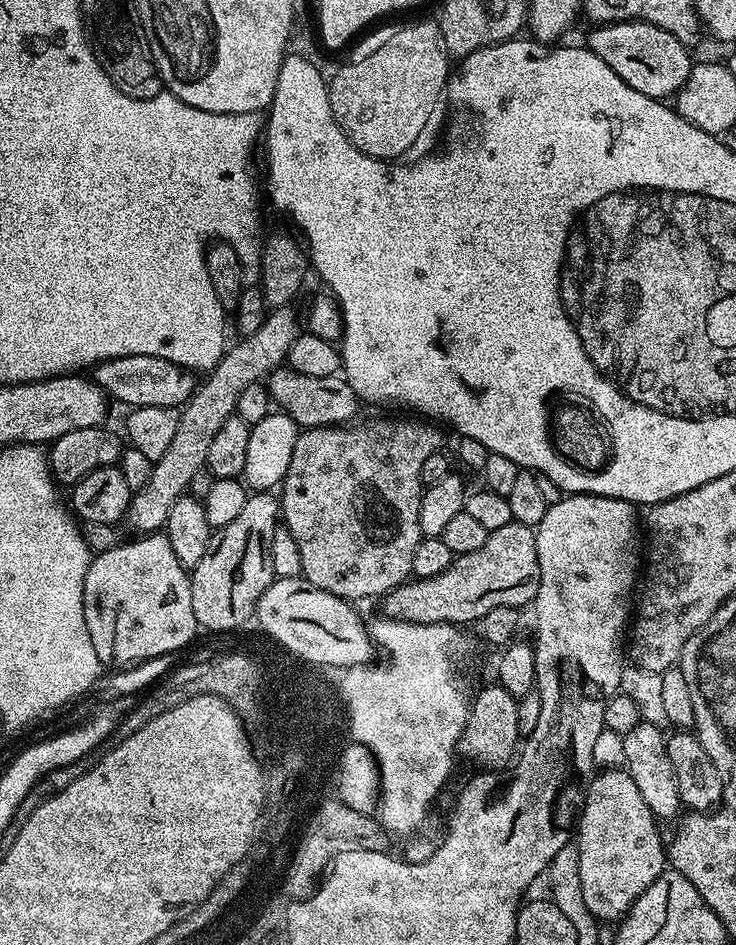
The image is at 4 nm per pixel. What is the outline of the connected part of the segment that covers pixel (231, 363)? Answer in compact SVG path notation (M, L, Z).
M292 306L271 309L254 334L237 339L237 344L225 351L220 361L205 375L208 377L202 380L188 402L179 409L178 430L174 430L170 447L162 458L153 463L150 482L133 491L126 517L126 524L136 531L133 533L156 534L163 529L166 518L170 518L170 506L174 506L174 502L178 502L178 498L191 489L194 474L206 467L210 442L214 442L218 430L226 426L229 418L236 415L242 390L261 383L287 361L290 346L294 346L302 334L302 320L298 312L296 316L294 309Z

